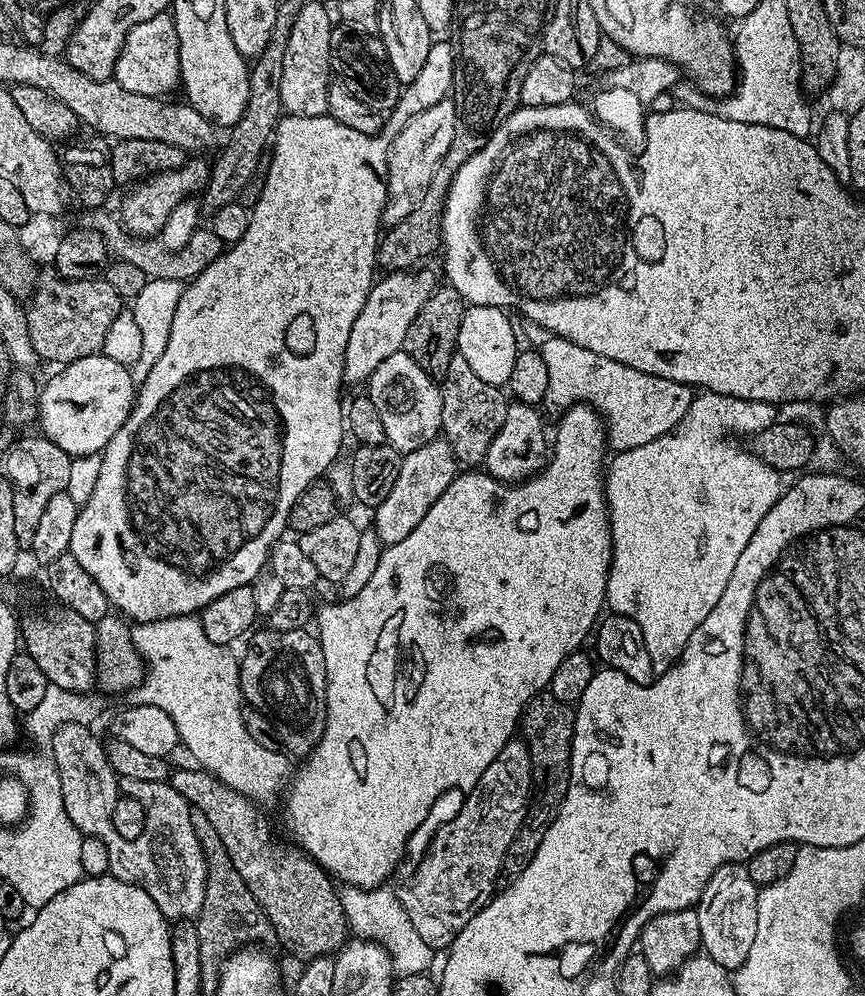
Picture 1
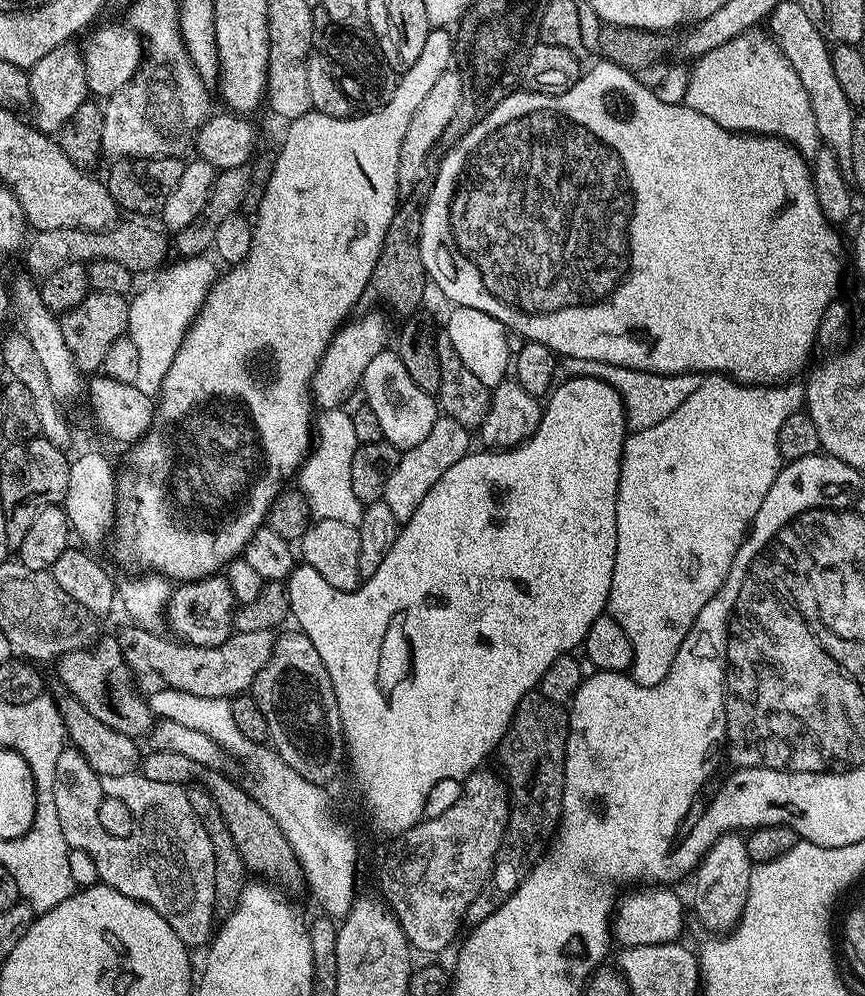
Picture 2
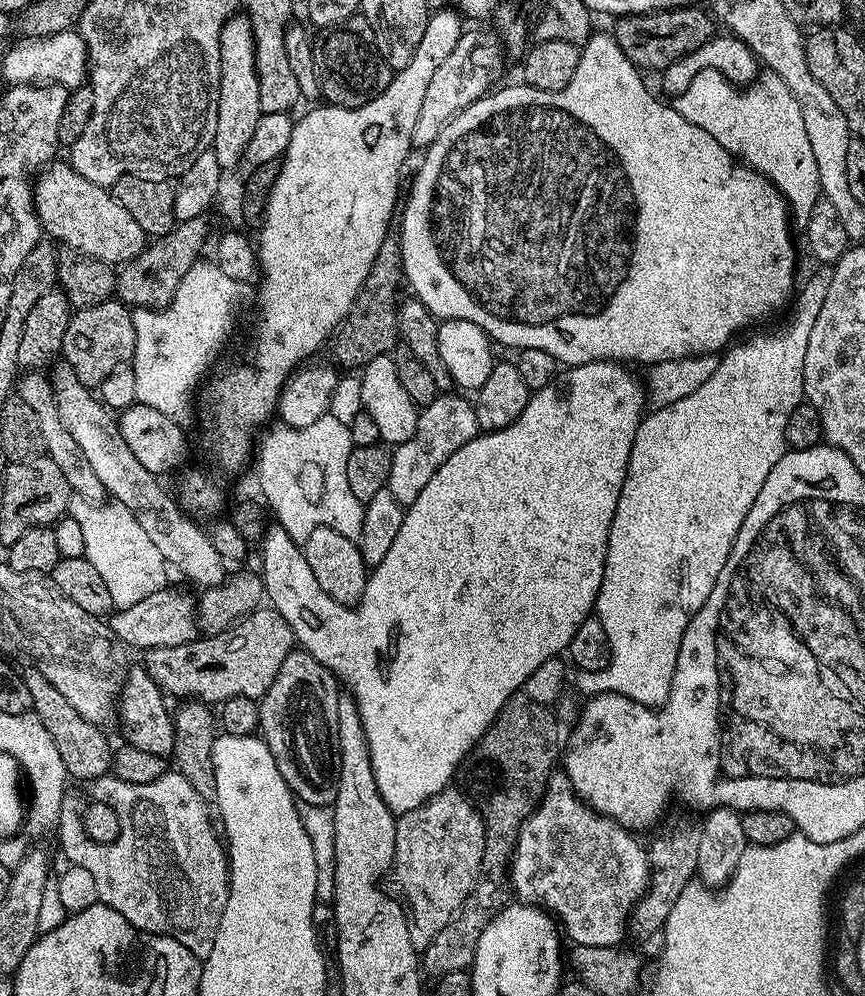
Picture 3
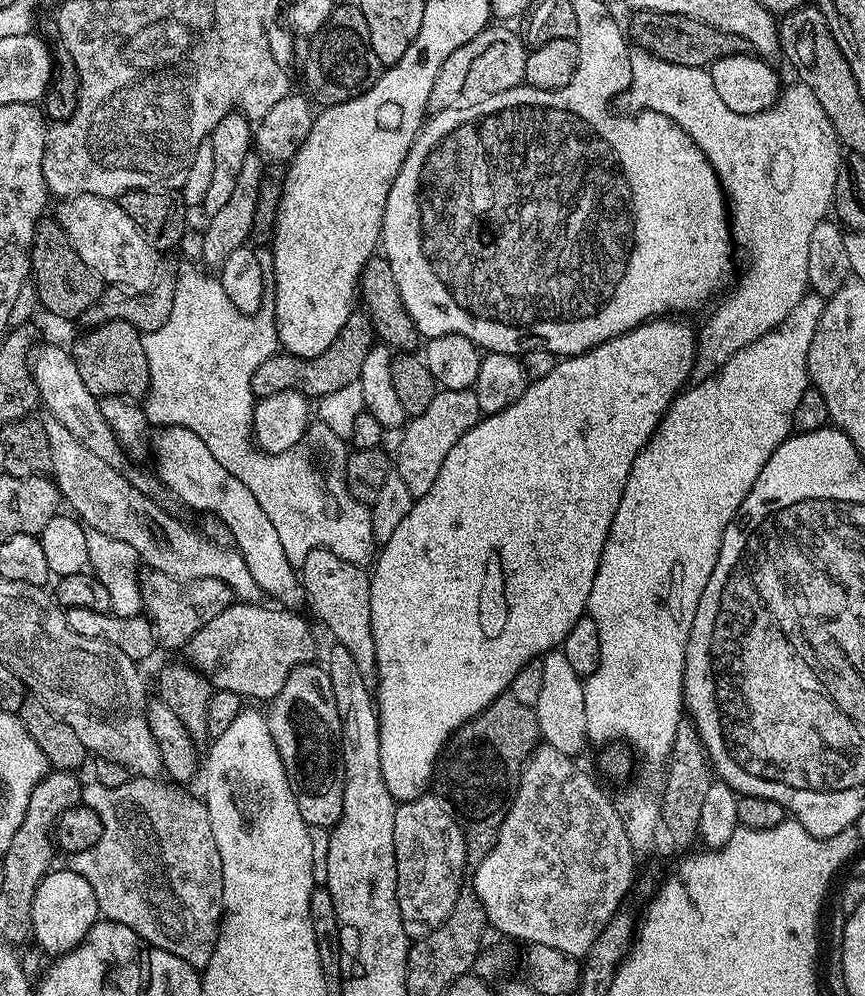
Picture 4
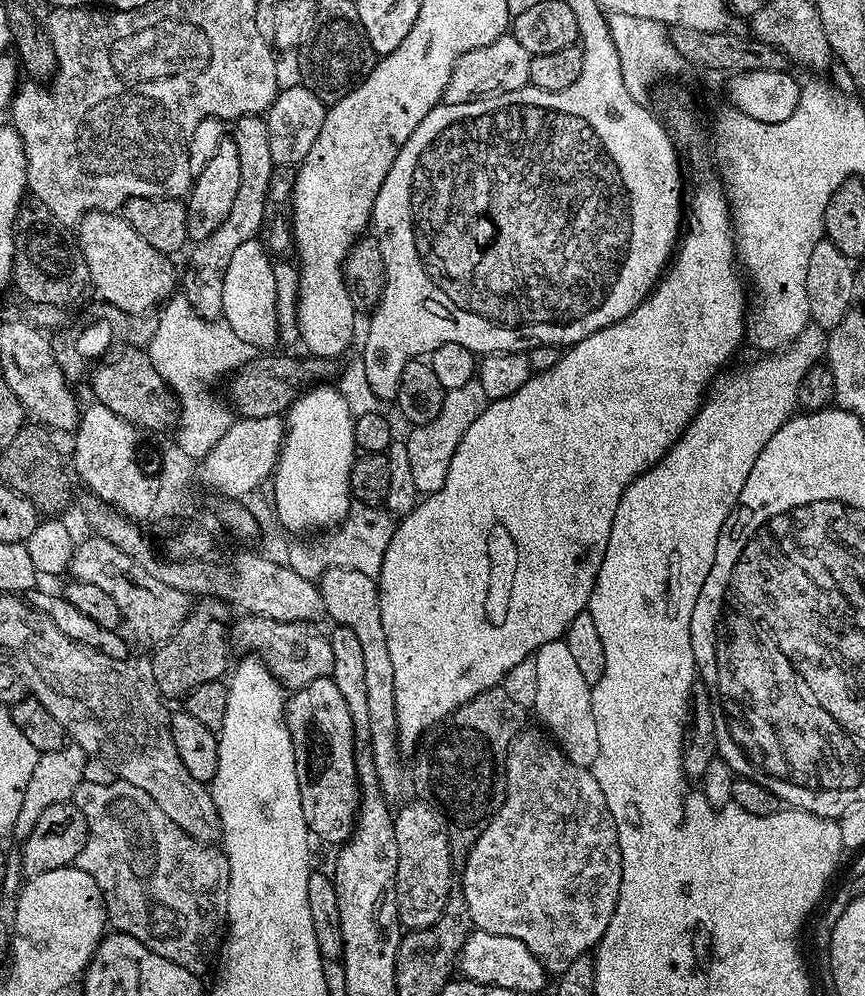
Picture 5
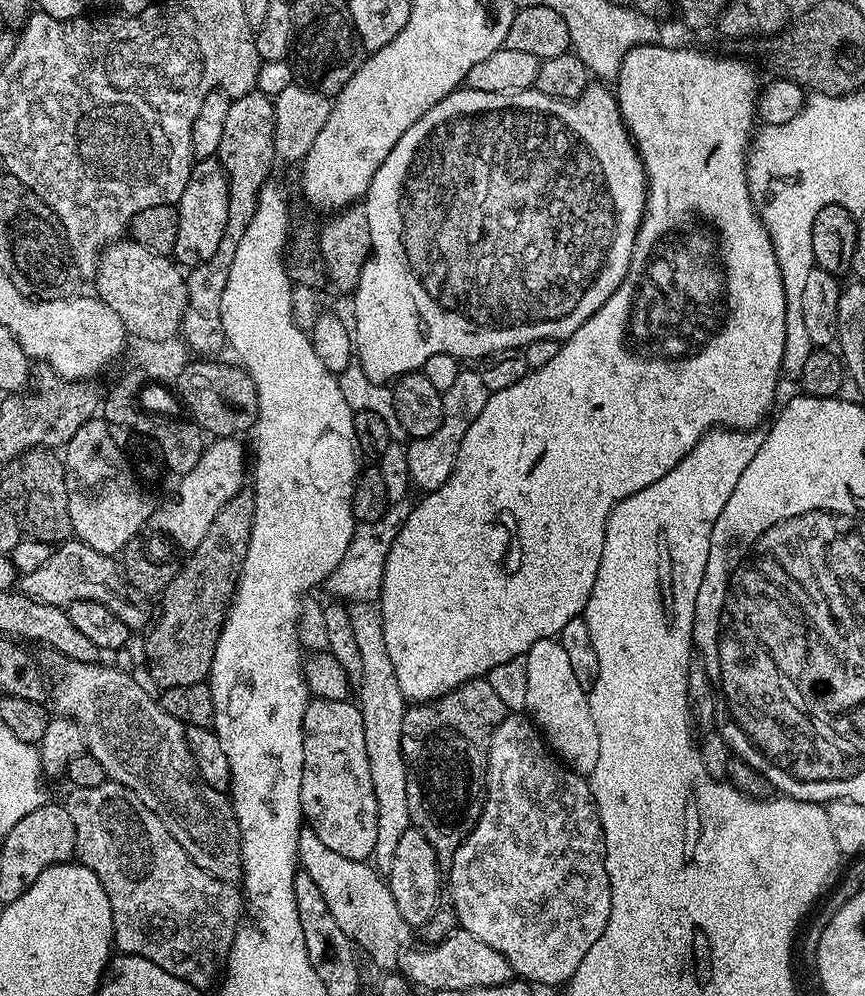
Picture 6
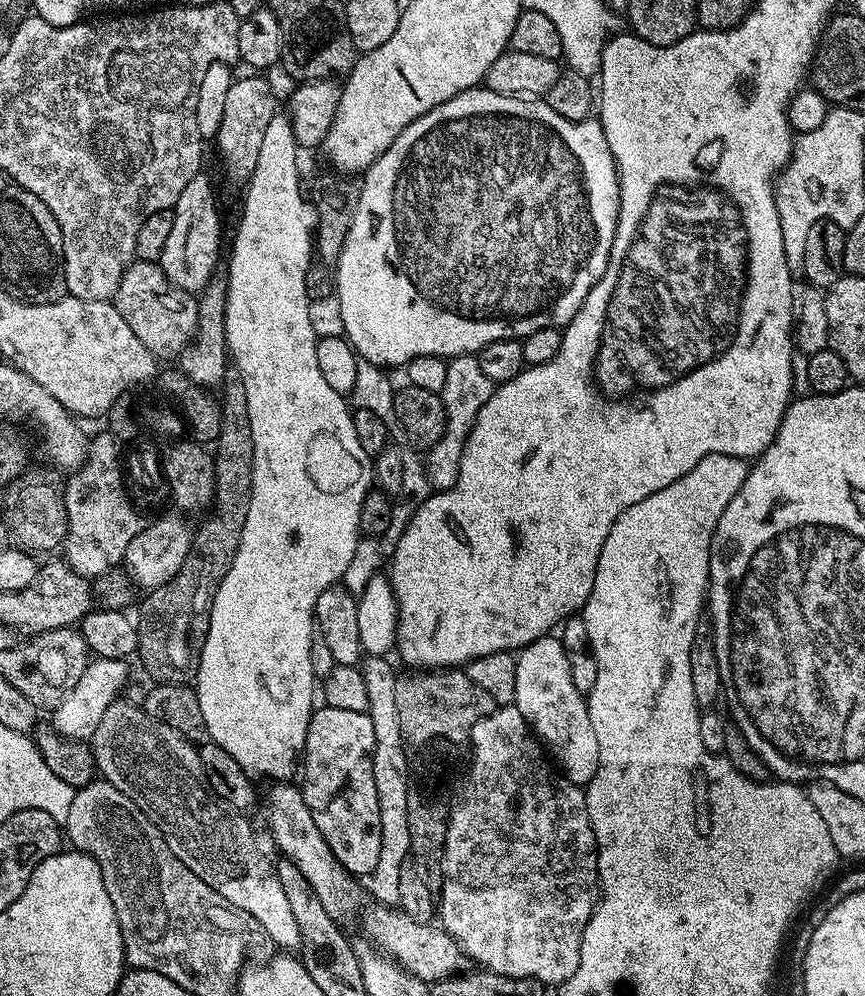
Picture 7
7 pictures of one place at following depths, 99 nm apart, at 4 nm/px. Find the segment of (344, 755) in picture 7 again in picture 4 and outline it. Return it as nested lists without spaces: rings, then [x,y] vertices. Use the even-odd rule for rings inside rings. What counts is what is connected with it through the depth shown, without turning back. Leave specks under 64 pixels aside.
[[[319,663],[298,666],[286,678],[286,686],[278,690],[278,694],[267,705],[268,729],[274,738],[274,746],[278,746],[278,754],[282,758],[282,766],[288,775],[290,786],[294,790],[294,798],[298,802],[298,810],[302,810],[302,818],[312,828],[331,830],[342,814],[342,790],[344,789],[344,763],[340,753],[340,719],[338,706],[334,706],[334,686],[330,686],[330,674],[327,667]]]

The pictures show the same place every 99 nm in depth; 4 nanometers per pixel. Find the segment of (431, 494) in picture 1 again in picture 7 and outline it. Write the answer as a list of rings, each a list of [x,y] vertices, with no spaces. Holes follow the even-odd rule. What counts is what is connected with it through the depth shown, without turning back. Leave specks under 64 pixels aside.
[[[475,355],[454,356],[447,361],[446,386],[440,391],[440,397],[446,410],[446,426],[442,438],[430,449],[427,449],[424,469],[430,478],[433,489],[445,492],[454,482],[458,482],[458,466],[462,458],[462,450],[466,446],[466,438],[478,418],[478,410],[486,406],[494,385],[486,374],[482,374],[482,366],[478,366]]]

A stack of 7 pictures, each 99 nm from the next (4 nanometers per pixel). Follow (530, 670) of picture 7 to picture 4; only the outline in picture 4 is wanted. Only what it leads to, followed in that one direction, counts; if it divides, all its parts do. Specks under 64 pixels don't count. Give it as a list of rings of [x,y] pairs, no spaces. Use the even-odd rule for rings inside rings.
[[[553,650],[545,654],[539,661],[542,668],[541,690],[535,706],[538,726],[543,743],[554,750],[562,750],[562,754],[576,758],[584,747],[589,747],[588,731],[586,730],[586,702],[584,701],[584,680],[570,667],[570,661],[562,650]]]

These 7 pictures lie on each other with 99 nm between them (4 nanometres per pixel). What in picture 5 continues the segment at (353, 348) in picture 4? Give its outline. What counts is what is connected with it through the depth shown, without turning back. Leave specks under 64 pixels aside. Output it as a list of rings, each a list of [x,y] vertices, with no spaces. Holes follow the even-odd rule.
[[[286,354],[255,355],[231,375],[229,403],[242,417],[268,417],[287,411],[303,390],[330,377],[335,364],[327,357],[298,358]]]

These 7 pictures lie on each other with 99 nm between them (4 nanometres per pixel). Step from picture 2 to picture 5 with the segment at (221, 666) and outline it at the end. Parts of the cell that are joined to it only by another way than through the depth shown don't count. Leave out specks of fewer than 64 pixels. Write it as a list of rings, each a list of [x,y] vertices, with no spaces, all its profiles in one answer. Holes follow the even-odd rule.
[[[244,614],[241,620],[231,625],[230,640],[241,648],[241,653],[251,654],[263,662],[280,681],[285,690],[295,690],[310,686],[323,676],[331,677],[334,654],[330,651],[327,635],[319,632],[312,622],[278,622],[274,618]],[[236,643],[236,644],[235,644]]]

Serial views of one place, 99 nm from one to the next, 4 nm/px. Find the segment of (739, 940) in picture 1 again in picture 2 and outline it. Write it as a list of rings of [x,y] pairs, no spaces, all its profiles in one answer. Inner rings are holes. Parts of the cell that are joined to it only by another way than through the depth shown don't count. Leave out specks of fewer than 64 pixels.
[[[729,834],[720,836],[714,842],[714,846],[710,846],[710,850],[704,853],[703,858],[697,866],[694,879],[696,879],[696,916],[700,919],[700,924],[704,928],[709,928],[712,934],[728,934],[735,929],[740,923],[744,907],[746,906],[746,898],[750,890],[750,874],[753,870],[752,859],[750,854],[746,854],[746,846],[744,845],[745,837],[740,834]]]

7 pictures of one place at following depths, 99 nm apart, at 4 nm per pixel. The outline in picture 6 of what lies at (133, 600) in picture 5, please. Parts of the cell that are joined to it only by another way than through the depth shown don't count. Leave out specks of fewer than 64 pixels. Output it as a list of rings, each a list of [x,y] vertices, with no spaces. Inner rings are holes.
[[[70,538],[70,539],[66,540],[66,541],[63,541],[62,543],[59,543],[53,549],[53,552],[52,552],[50,558],[48,558],[48,562],[43,564],[43,566],[40,566],[40,568],[38,568],[37,570],[34,570],[34,572],[30,572],[30,573],[28,573],[26,575],[23,575],[19,579],[18,588],[19,588],[19,591],[23,592],[23,594],[25,596],[31,597],[32,600],[42,601],[43,604],[54,605],[56,607],[67,608],[69,605],[71,605],[75,601],[84,601],[84,600],[102,602],[104,605],[107,606],[108,609],[114,611],[114,614],[118,614],[118,618],[121,618],[122,622],[125,622],[127,624],[128,628],[131,631],[136,632],[136,630],[138,630],[140,628],[141,628],[141,630],[145,629],[149,625],[150,615],[148,616],[148,612],[144,607],[142,607],[142,606],[140,606],[140,605],[138,605],[138,604],[136,604],[134,602],[130,602],[126,595],[124,595],[124,594],[119,592],[120,574],[121,574],[121,578],[122,578],[122,572],[121,572],[121,569],[120,569],[120,566],[119,566],[119,563],[113,557],[106,556],[106,555],[102,554],[100,551],[94,550],[93,547],[86,546],[86,544],[83,543],[81,540],[78,540],[78,539],[75,539],[75,538]]]

